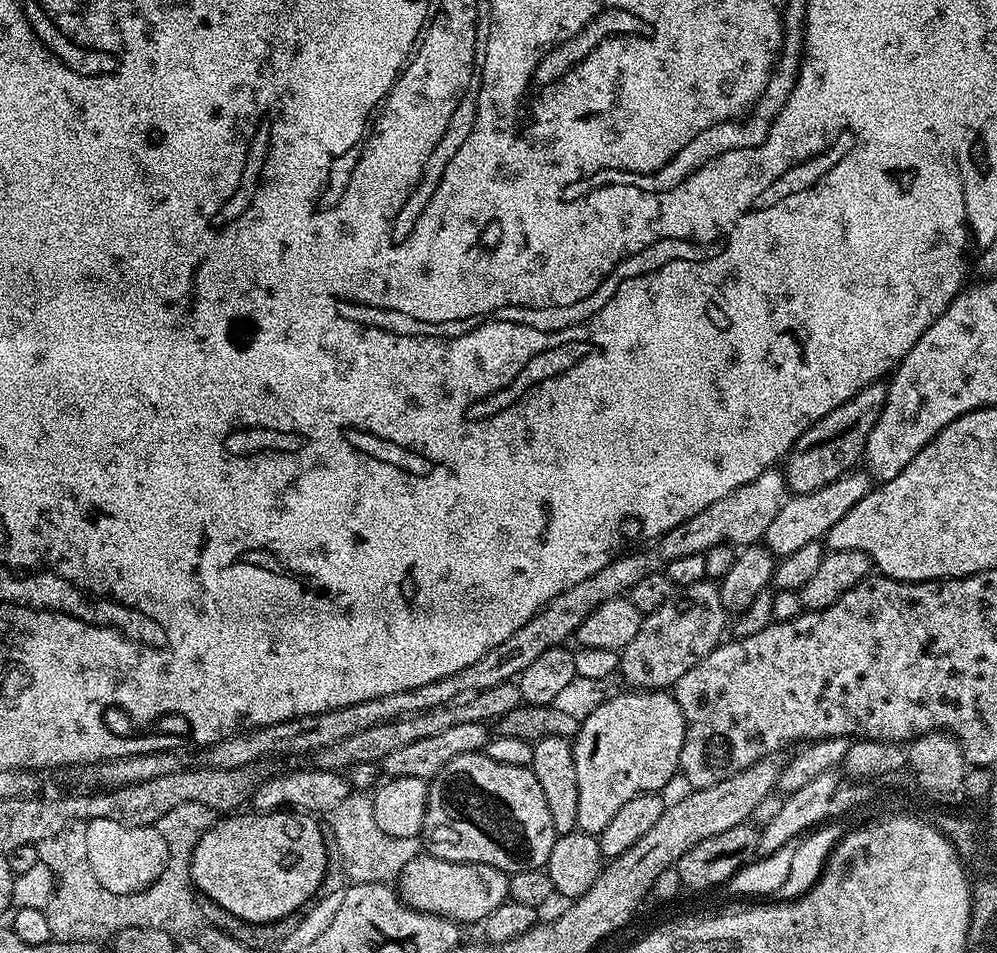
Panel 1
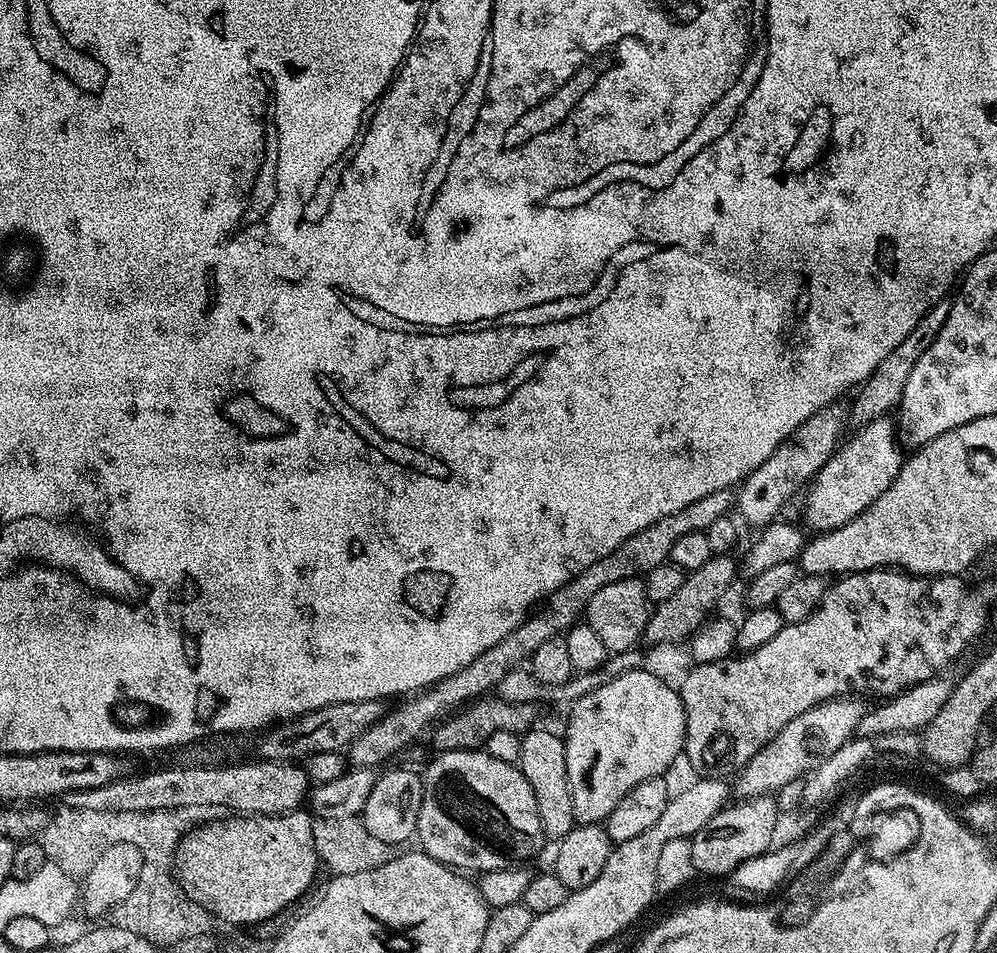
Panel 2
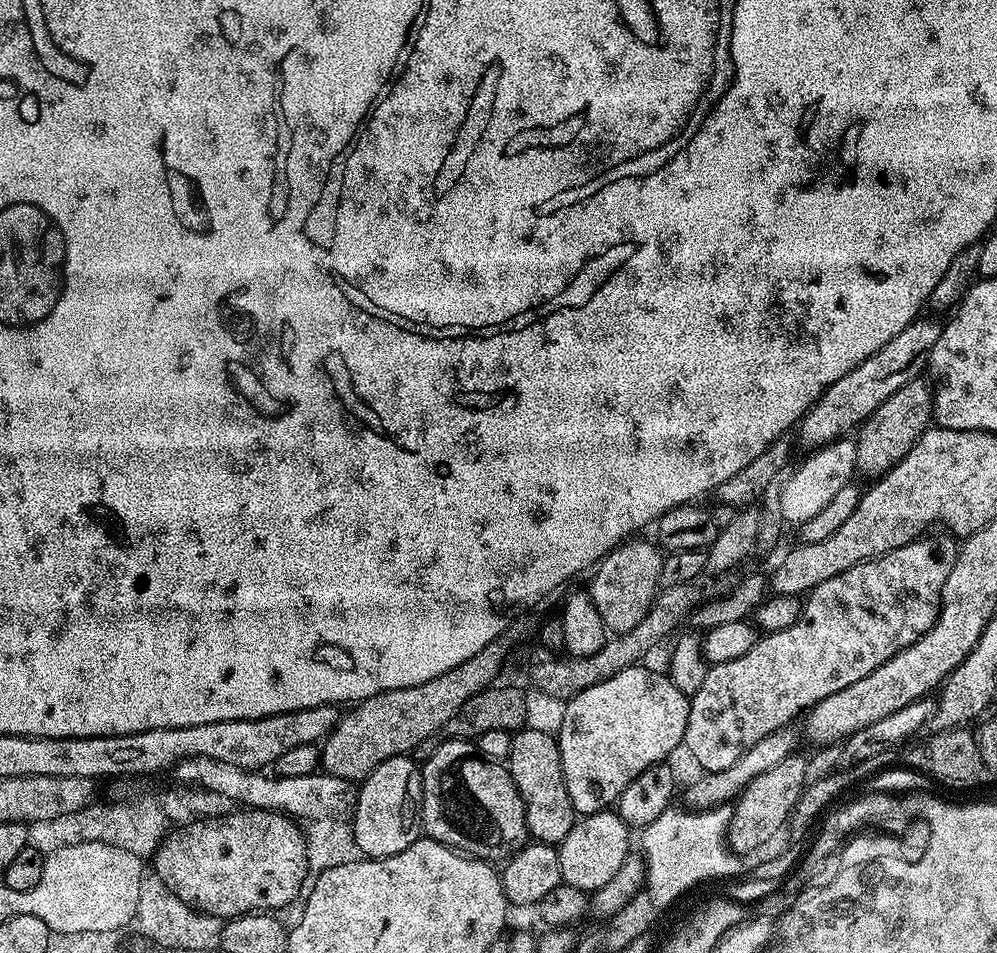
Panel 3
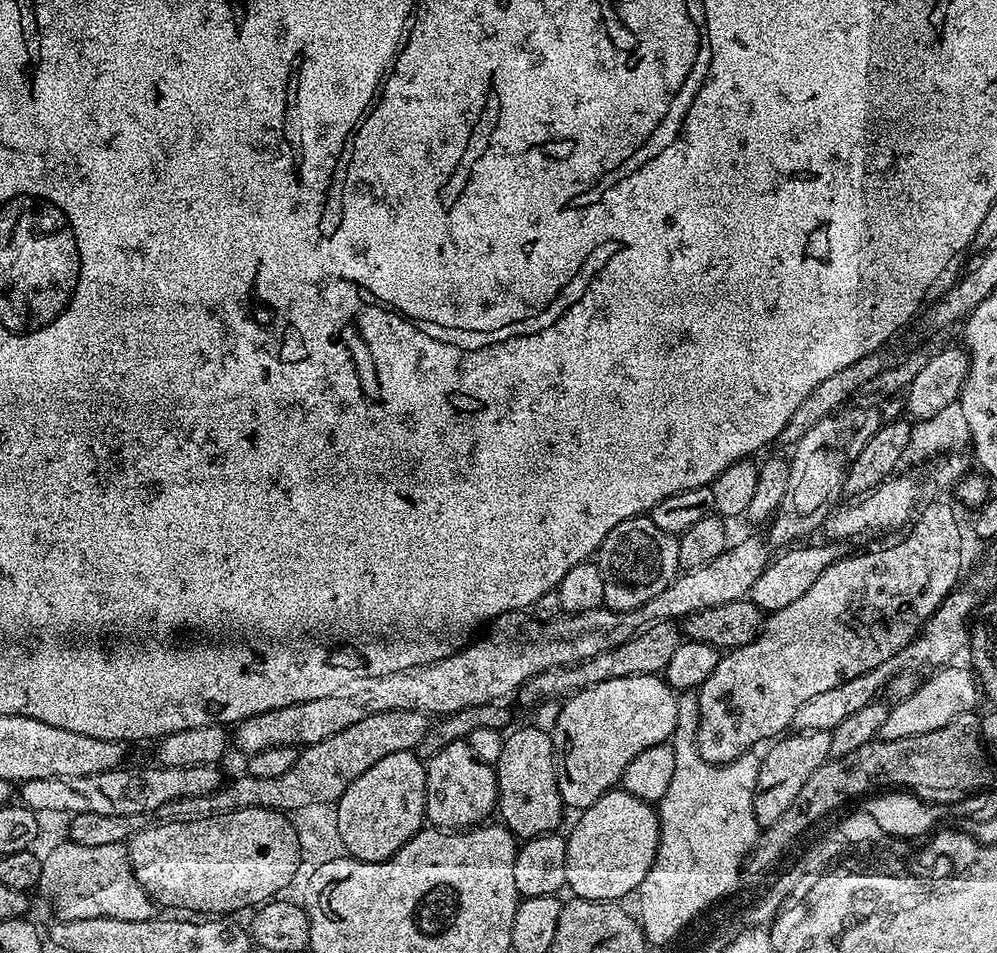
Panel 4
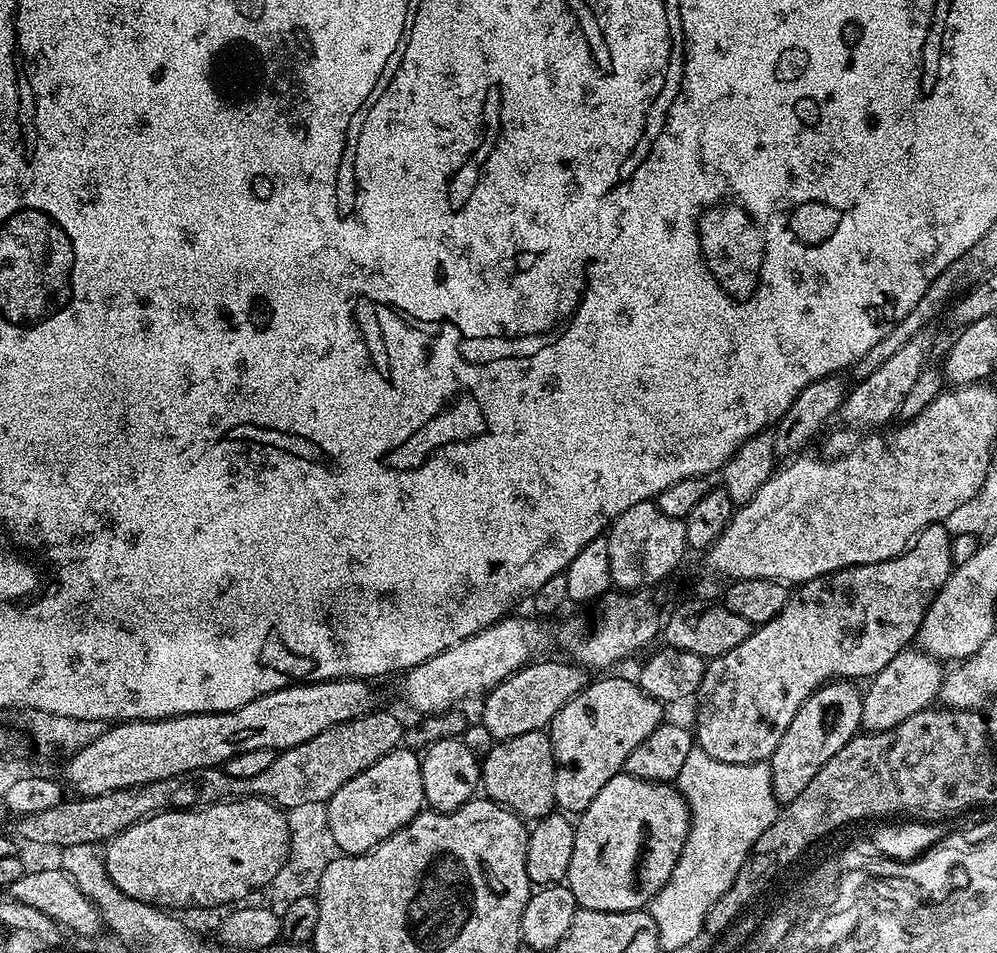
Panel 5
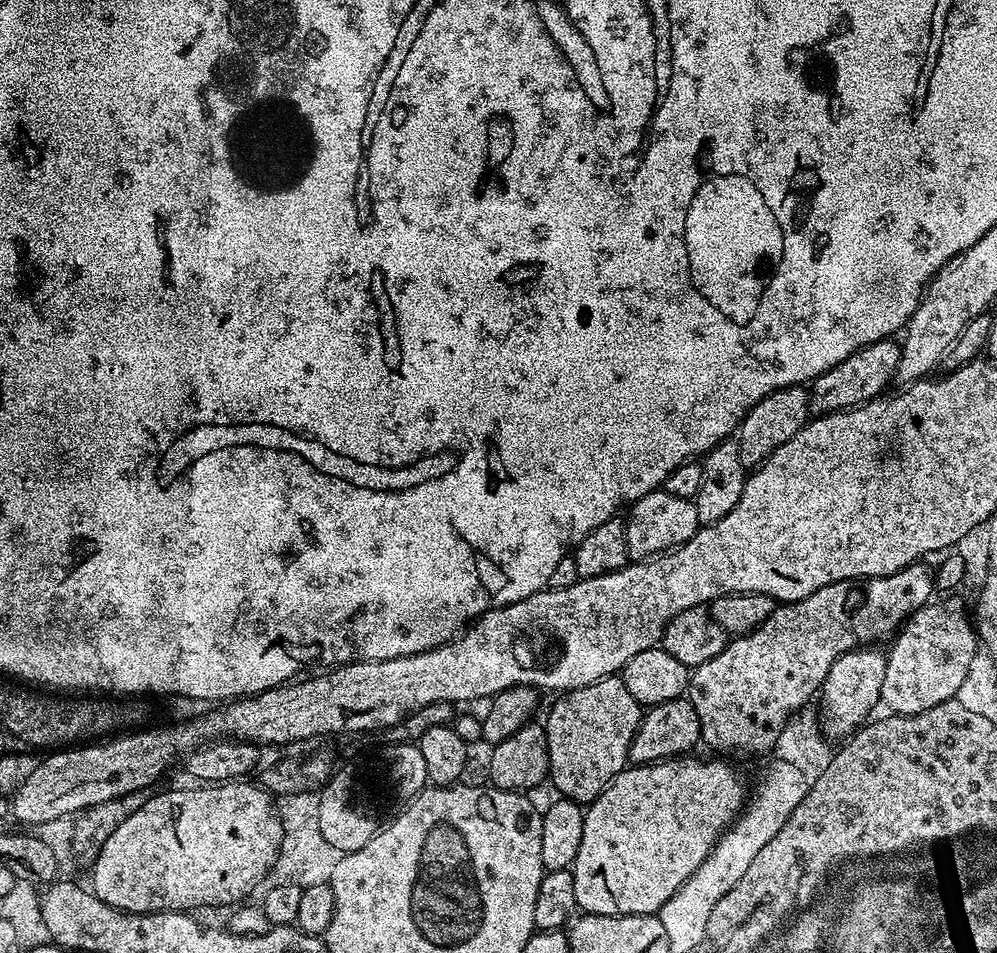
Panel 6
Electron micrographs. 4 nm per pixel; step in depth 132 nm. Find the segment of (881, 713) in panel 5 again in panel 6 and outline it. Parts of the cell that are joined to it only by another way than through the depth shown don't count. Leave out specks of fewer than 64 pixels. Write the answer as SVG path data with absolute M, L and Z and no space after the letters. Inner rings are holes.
M929 602L917 610L891 641L892 649L887 649L886 678L882 678L880 699L889 713L909 716L930 710L930 706L953 699L965 681L978 649L973 621L956 604L936 603Z

